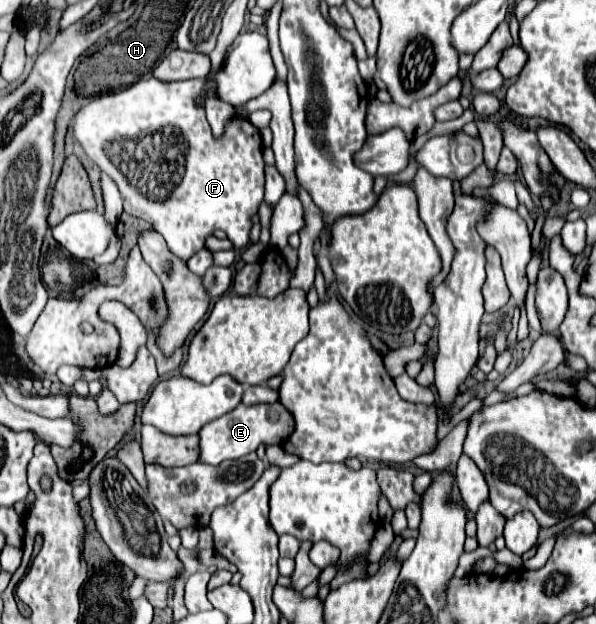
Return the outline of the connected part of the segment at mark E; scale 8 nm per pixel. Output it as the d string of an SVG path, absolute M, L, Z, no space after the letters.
M272 403L272 405L238 405L234 411L222 415L222 419L214 419L202 427L198 433L200 437L200 459L202 463L210 465L220 465L222 461L228 459L238 459L242 455L248 455L258 449L260 443L266 445L278 445L284 443L290 437L290 431L294 431L294 417L282 403Z

